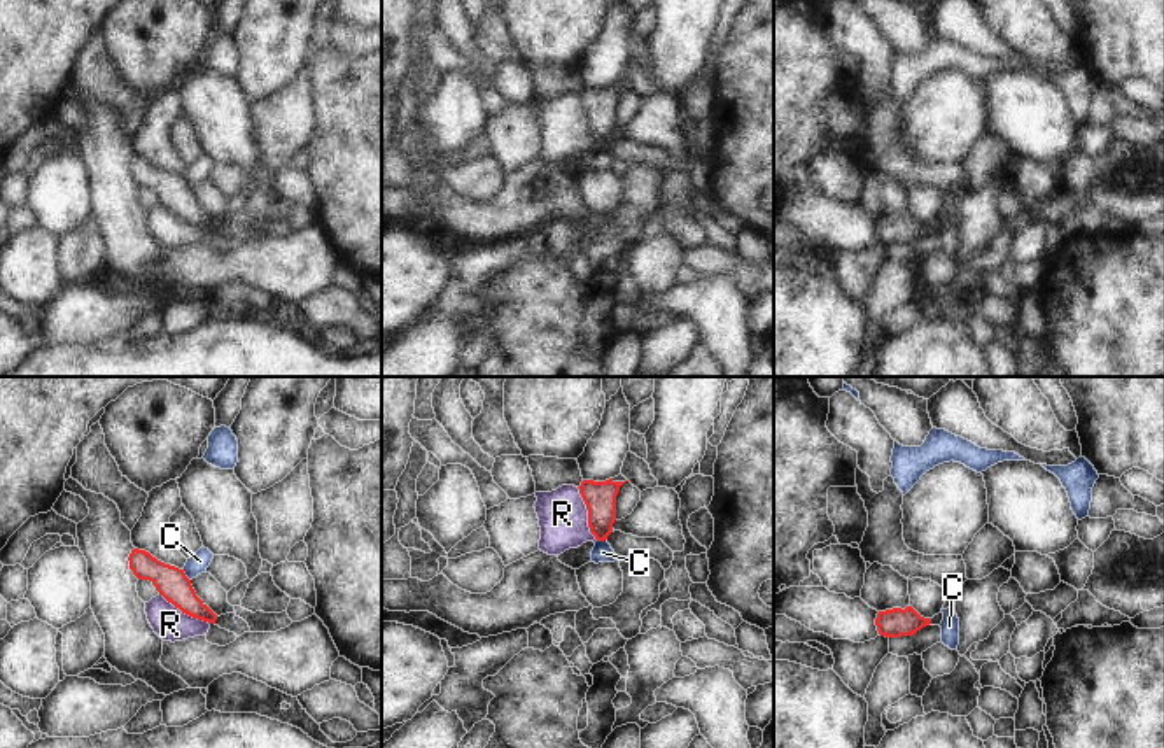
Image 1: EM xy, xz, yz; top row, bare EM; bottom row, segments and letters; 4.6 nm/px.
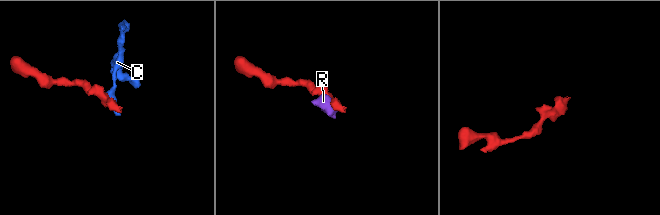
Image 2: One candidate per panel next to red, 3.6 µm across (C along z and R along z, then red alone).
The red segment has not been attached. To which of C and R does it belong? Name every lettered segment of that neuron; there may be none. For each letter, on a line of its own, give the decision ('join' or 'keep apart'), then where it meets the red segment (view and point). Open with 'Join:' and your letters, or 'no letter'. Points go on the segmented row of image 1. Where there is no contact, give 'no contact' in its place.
Join: no letter
C: keep apart; meets red in xy at (184, 575)
R: keep apart; meets red in xz at (589, 514)

